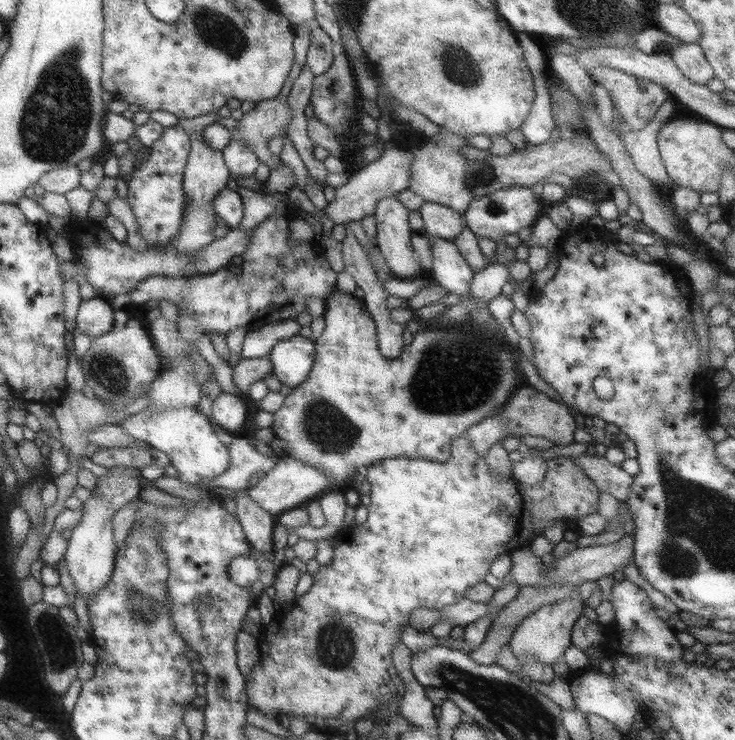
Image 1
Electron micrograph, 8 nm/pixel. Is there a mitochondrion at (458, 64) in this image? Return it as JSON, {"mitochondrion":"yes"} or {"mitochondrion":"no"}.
{"mitochondrion":"yes"}

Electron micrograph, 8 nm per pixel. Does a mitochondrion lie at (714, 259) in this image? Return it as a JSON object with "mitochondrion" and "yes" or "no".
{"mitochondrion":"no"}

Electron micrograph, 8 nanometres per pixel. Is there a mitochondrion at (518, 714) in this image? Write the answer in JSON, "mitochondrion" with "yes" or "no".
{"mitochondrion":"yes"}

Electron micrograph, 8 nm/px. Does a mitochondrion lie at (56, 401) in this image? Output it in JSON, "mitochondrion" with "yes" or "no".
{"mitochondrion":"no"}

